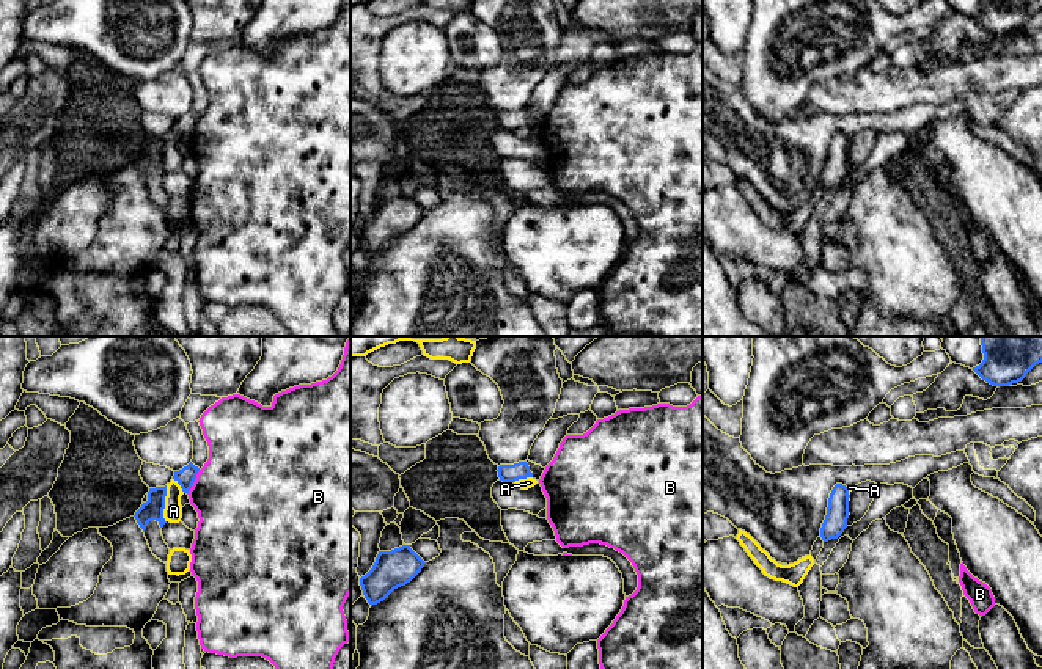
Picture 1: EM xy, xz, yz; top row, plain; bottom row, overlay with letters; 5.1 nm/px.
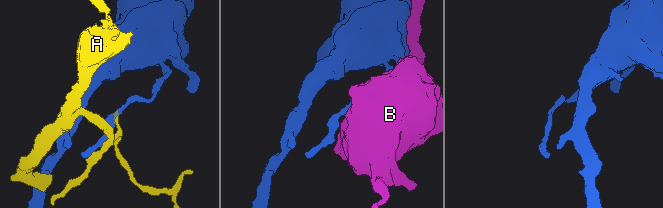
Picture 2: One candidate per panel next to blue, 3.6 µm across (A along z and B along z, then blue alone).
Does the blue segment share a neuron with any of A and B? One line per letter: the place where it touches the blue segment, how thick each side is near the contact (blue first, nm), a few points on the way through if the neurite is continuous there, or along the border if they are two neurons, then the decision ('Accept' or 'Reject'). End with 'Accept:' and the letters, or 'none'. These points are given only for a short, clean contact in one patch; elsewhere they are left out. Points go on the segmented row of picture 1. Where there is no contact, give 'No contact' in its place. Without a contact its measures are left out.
A: Touches blue at xy (164, 504). Thickness 110 nm (blue) against 100 nm. Reject
B: Touches blue at xy (194, 481). Thickness 90 nm (blue) against 480 nm. Reject
Accept: none

